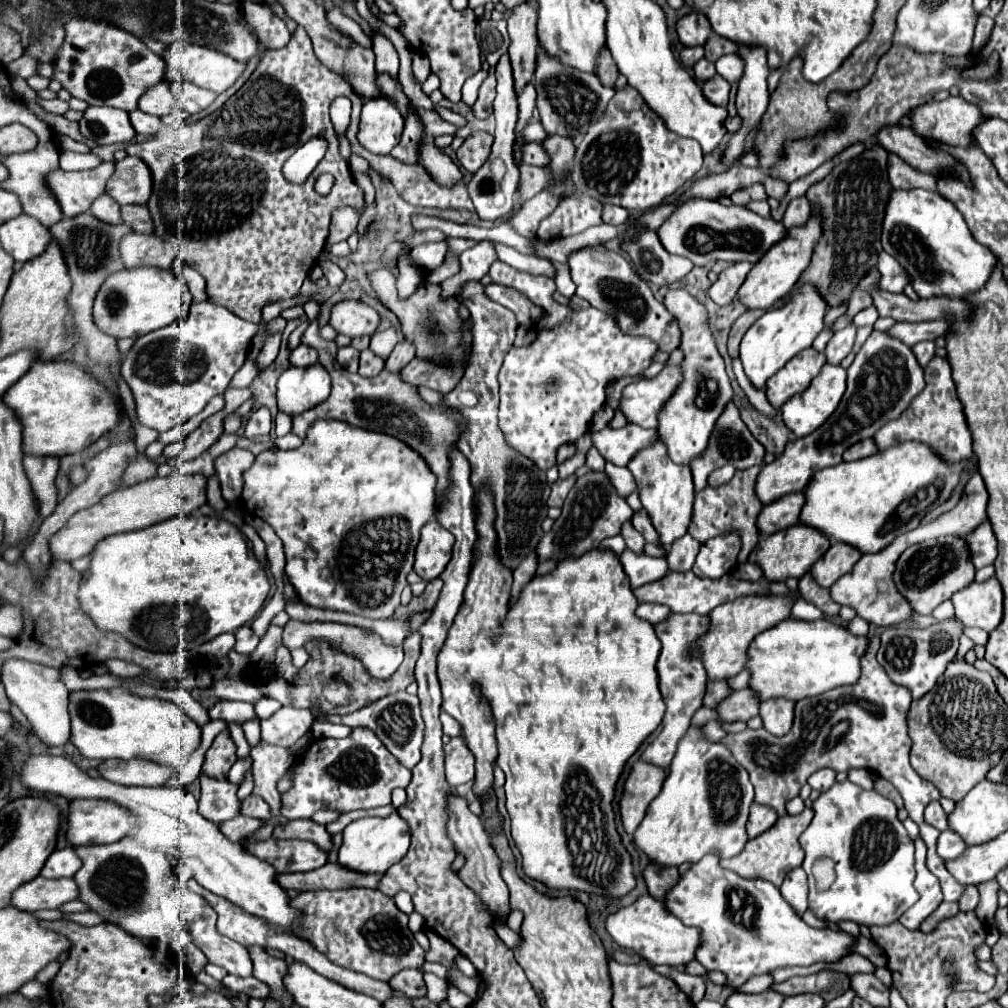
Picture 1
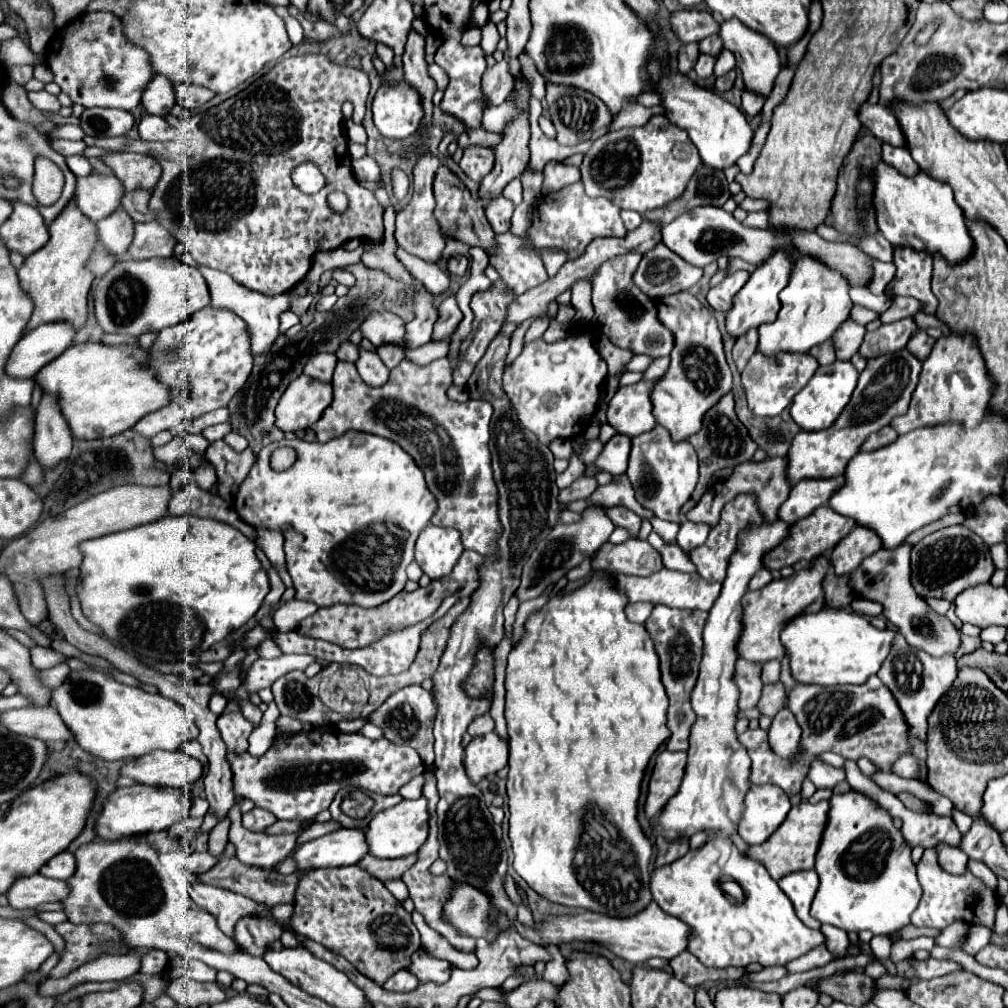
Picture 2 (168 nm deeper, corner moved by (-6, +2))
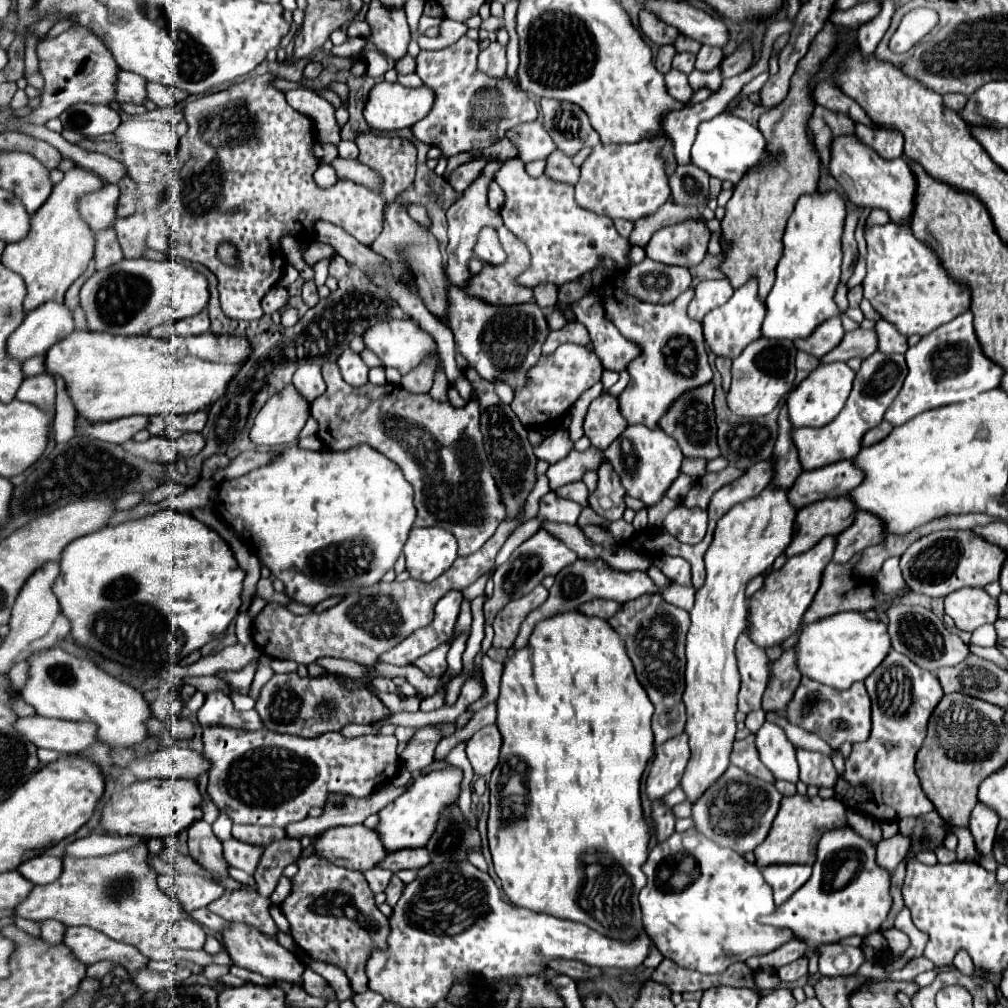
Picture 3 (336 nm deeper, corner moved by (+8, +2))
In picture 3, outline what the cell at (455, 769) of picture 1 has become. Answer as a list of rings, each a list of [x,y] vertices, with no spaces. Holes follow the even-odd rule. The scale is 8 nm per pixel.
[[[488,725],[486,729],[474,733],[466,747],[472,769],[478,775],[490,775],[498,765],[500,747],[502,747],[502,735],[496,725]]]

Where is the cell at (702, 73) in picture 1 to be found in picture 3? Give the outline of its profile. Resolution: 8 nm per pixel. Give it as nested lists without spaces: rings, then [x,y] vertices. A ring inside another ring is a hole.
[[[676,53],[672,67],[688,75],[688,73],[694,71],[694,59],[696,59],[696,55],[692,55],[692,53]]]

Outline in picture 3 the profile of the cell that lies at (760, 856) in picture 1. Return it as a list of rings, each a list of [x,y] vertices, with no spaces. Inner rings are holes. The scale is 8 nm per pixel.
[[[792,795],[792,797],[782,797],[780,811],[774,819],[774,825],[766,837],[766,841],[754,851],[756,855],[756,865],[774,865],[774,863],[814,863],[816,857],[816,847],[818,847],[818,835],[826,833],[828,829],[834,829],[838,825],[848,825],[846,821],[846,807],[830,797],[808,797],[808,795]]]

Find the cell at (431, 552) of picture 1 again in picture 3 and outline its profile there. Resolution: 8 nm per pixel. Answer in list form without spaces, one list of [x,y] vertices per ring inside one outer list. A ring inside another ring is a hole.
[[[414,527],[404,545],[404,555],[410,577],[426,583],[440,577],[458,557],[452,533],[438,527]]]

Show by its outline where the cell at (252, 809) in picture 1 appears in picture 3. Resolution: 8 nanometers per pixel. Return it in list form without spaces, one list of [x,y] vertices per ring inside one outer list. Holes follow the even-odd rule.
[[[234,825],[232,827],[232,837],[242,841],[242,843],[250,843],[250,845],[260,845],[266,847],[272,841],[284,839],[286,831],[278,829],[278,827],[258,827],[258,825]]]

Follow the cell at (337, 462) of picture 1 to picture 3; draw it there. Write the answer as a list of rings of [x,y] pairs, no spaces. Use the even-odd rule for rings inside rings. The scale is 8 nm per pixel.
[[[290,445],[274,463],[222,481],[218,485],[216,511],[234,531],[250,541],[260,563],[284,583],[284,593],[290,599],[304,605],[318,605],[326,597],[346,595],[348,585],[374,585],[394,567],[416,519],[412,497],[414,491],[402,477],[402,469],[368,445],[328,453]]]

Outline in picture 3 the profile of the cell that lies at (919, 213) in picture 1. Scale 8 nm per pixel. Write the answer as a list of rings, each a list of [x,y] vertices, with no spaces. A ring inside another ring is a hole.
[[[840,135],[832,139],[832,155],[830,155],[830,173],[844,189],[850,203],[858,207],[878,207],[886,209],[890,213],[890,219],[896,223],[910,221],[914,211],[914,193],[916,193],[916,177],[910,171],[906,159],[894,159],[886,161],[884,157],[878,157],[874,149],[866,149],[858,141],[856,135]]]

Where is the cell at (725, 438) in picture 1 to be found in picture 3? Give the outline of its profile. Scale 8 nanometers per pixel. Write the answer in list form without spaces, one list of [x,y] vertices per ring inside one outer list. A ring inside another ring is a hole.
[[[706,383],[700,385],[698,389],[682,393],[678,401],[668,409],[666,417],[662,417],[662,423],[658,427],[666,431],[670,437],[674,437],[686,457],[704,457],[704,459],[714,459],[720,455],[718,443],[716,443],[716,423],[714,423],[714,405],[712,405],[712,395],[714,395],[714,385]]]

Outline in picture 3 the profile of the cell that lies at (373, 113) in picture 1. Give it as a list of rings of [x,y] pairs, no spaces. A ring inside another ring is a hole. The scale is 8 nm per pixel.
[[[378,83],[368,97],[364,117],[372,129],[392,131],[412,127],[434,105],[434,91],[426,85],[408,89],[400,83]]]

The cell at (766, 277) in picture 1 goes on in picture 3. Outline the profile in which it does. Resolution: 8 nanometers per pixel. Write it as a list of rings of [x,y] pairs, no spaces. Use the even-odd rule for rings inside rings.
[[[748,281],[748,285],[744,285],[742,289],[736,289],[732,299],[722,305],[722,307],[716,307],[714,311],[710,311],[702,325],[704,325],[704,339],[706,339],[706,345],[710,347],[710,351],[716,355],[716,357],[724,357],[724,359],[736,359],[742,349],[758,339],[762,335],[762,321],[764,321],[764,305],[758,301],[758,283],[756,281]]]

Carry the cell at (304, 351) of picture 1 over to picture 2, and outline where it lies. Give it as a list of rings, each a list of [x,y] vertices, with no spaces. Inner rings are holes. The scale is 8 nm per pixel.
[[[316,353],[308,359],[308,365],[304,365],[304,375],[320,381],[330,381],[336,361],[338,359],[334,353]]]

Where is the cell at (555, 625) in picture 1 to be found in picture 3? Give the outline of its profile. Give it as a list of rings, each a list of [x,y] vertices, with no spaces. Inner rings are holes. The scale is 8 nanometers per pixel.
[[[570,611],[570,613],[560,613],[560,615],[552,617],[552,619],[540,621],[540,623],[536,625],[536,629],[534,629],[534,633],[532,633],[528,645],[526,645],[524,649],[516,651],[516,653],[512,655],[512,659],[506,661],[506,665],[504,665],[504,675],[502,675],[502,685],[500,685],[500,697],[498,697],[498,729],[500,729],[500,733],[502,733],[502,737],[504,737],[504,745],[502,745],[502,753],[500,753],[500,763],[498,763],[498,767],[494,769],[492,779],[490,779],[490,783],[488,783],[488,785],[490,785],[490,791],[492,791],[492,793],[490,793],[490,813],[488,813],[488,845],[490,845],[490,853],[492,853],[492,861],[494,861],[494,871],[496,871],[496,875],[498,875],[500,881],[502,881],[502,891],[504,891],[504,895],[508,897],[508,901],[510,901],[512,905],[518,905],[518,907],[524,907],[524,909],[530,909],[530,911],[538,911],[538,913],[548,913],[548,915],[558,917],[558,919],[568,919],[568,921],[584,923],[584,925],[588,925],[590,929],[594,929],[594,931],[598,931],[598,933],[602,933],[602,935],[606,935],[606,937],[610,937],[610,939],[616,939],[616,941],[632,941],[634,937],[638,937],[638,935],[644,931],[642,911],[640,911],[640,903],[638,903],[638,893],[640,893],[640,889],[646,885],[646,875],[642,873],[642,865],[644,865],[646,857],[648,857],[650,827],[648,827],[648,823],[646,823],[646,819],[644,819],[644,813],[642,813],[642,803],[640,803],[640,779],[642,779],[642,773],[644,773],[648,761],[652,759],[652,751],[654,751],[654,735],[652,735],[652,727],[650,727],[650,723],[652,723],[652,713],[654,713],[654,705],[650,705],[650,699],[646,697],[646,691],[642,689],[642,685],[638,683],[638,679],[636,679],[636,675],[634,675],[634,667],[632,667],[632,663],[630,663],[630,659],[628,659],[628,655],[626,655],[626,649],[624,649],[624,645],[622,645],[622,639],[618,637],[618,633],[616,633],[604,619],[586,617],[586,615],[578,613],[578,611]],[[502,769],[522,769],[522,771],[524,771],[524,785],[526,785],[526,789],[528,789],[528,799],[524,801],[524,811],[522,811],[522,813],[516,813],[516,811],[514,811],[514,805],[508,807],[510,811],[508,811],[506,807],[502,807],[502,801],[504,801],[504,805],[506,805],[504,791],[502,791],[502,783],[504,783]]]

